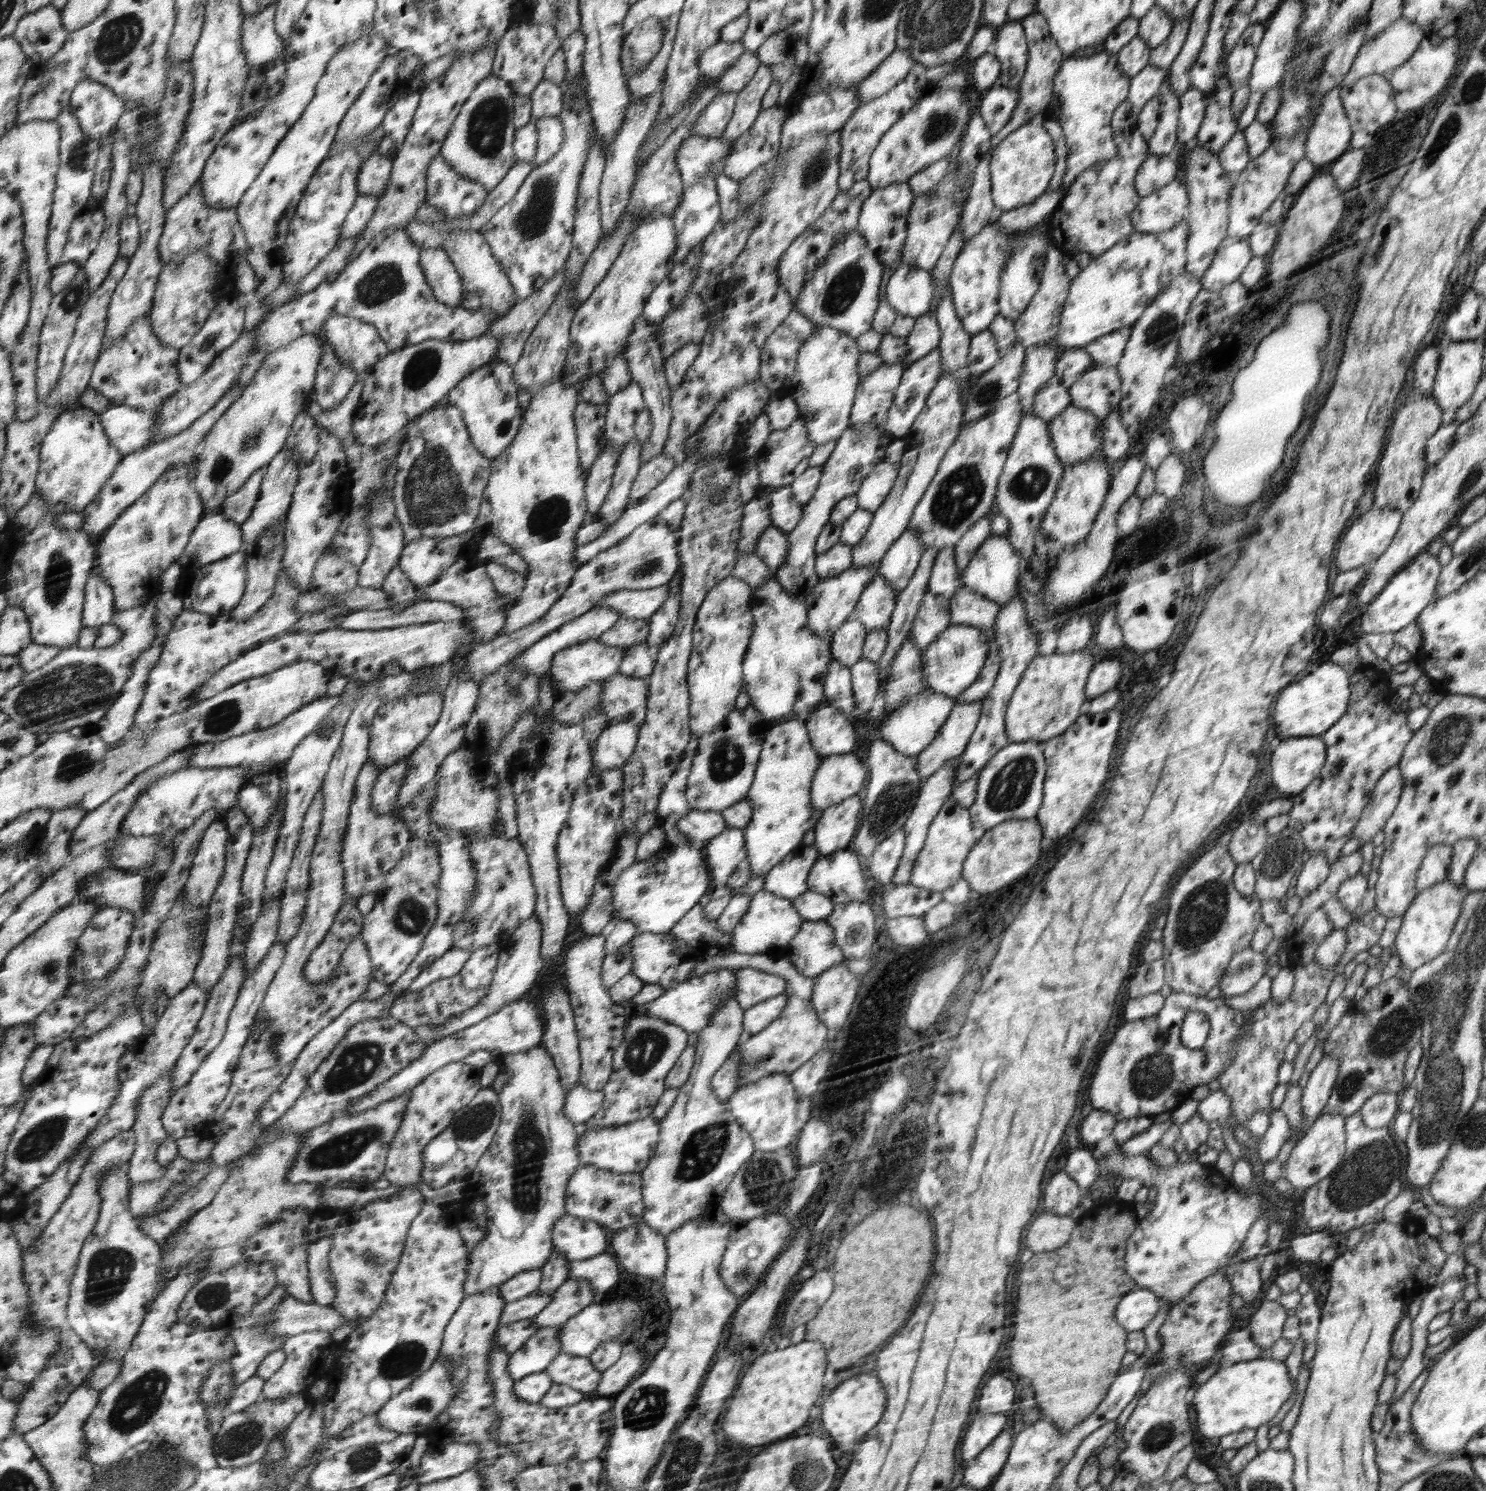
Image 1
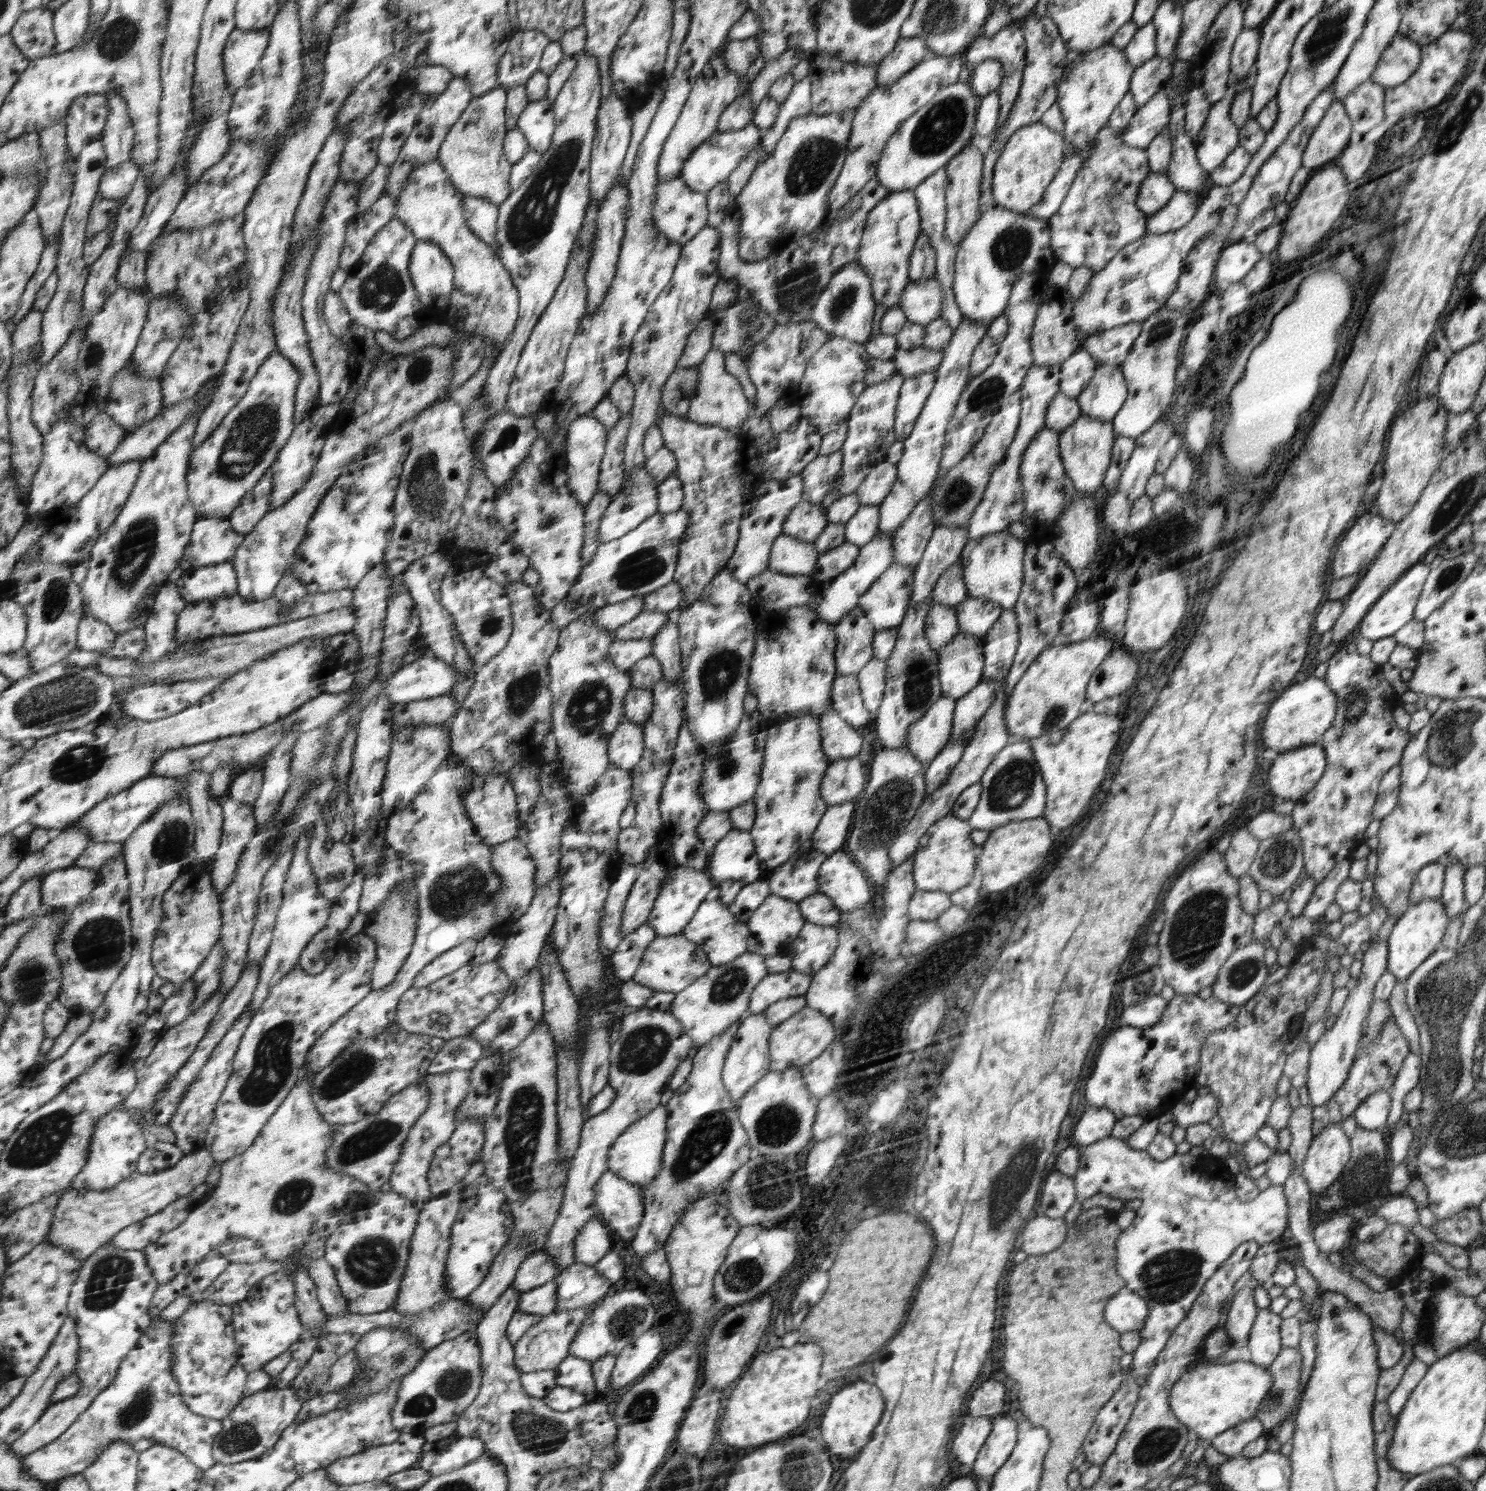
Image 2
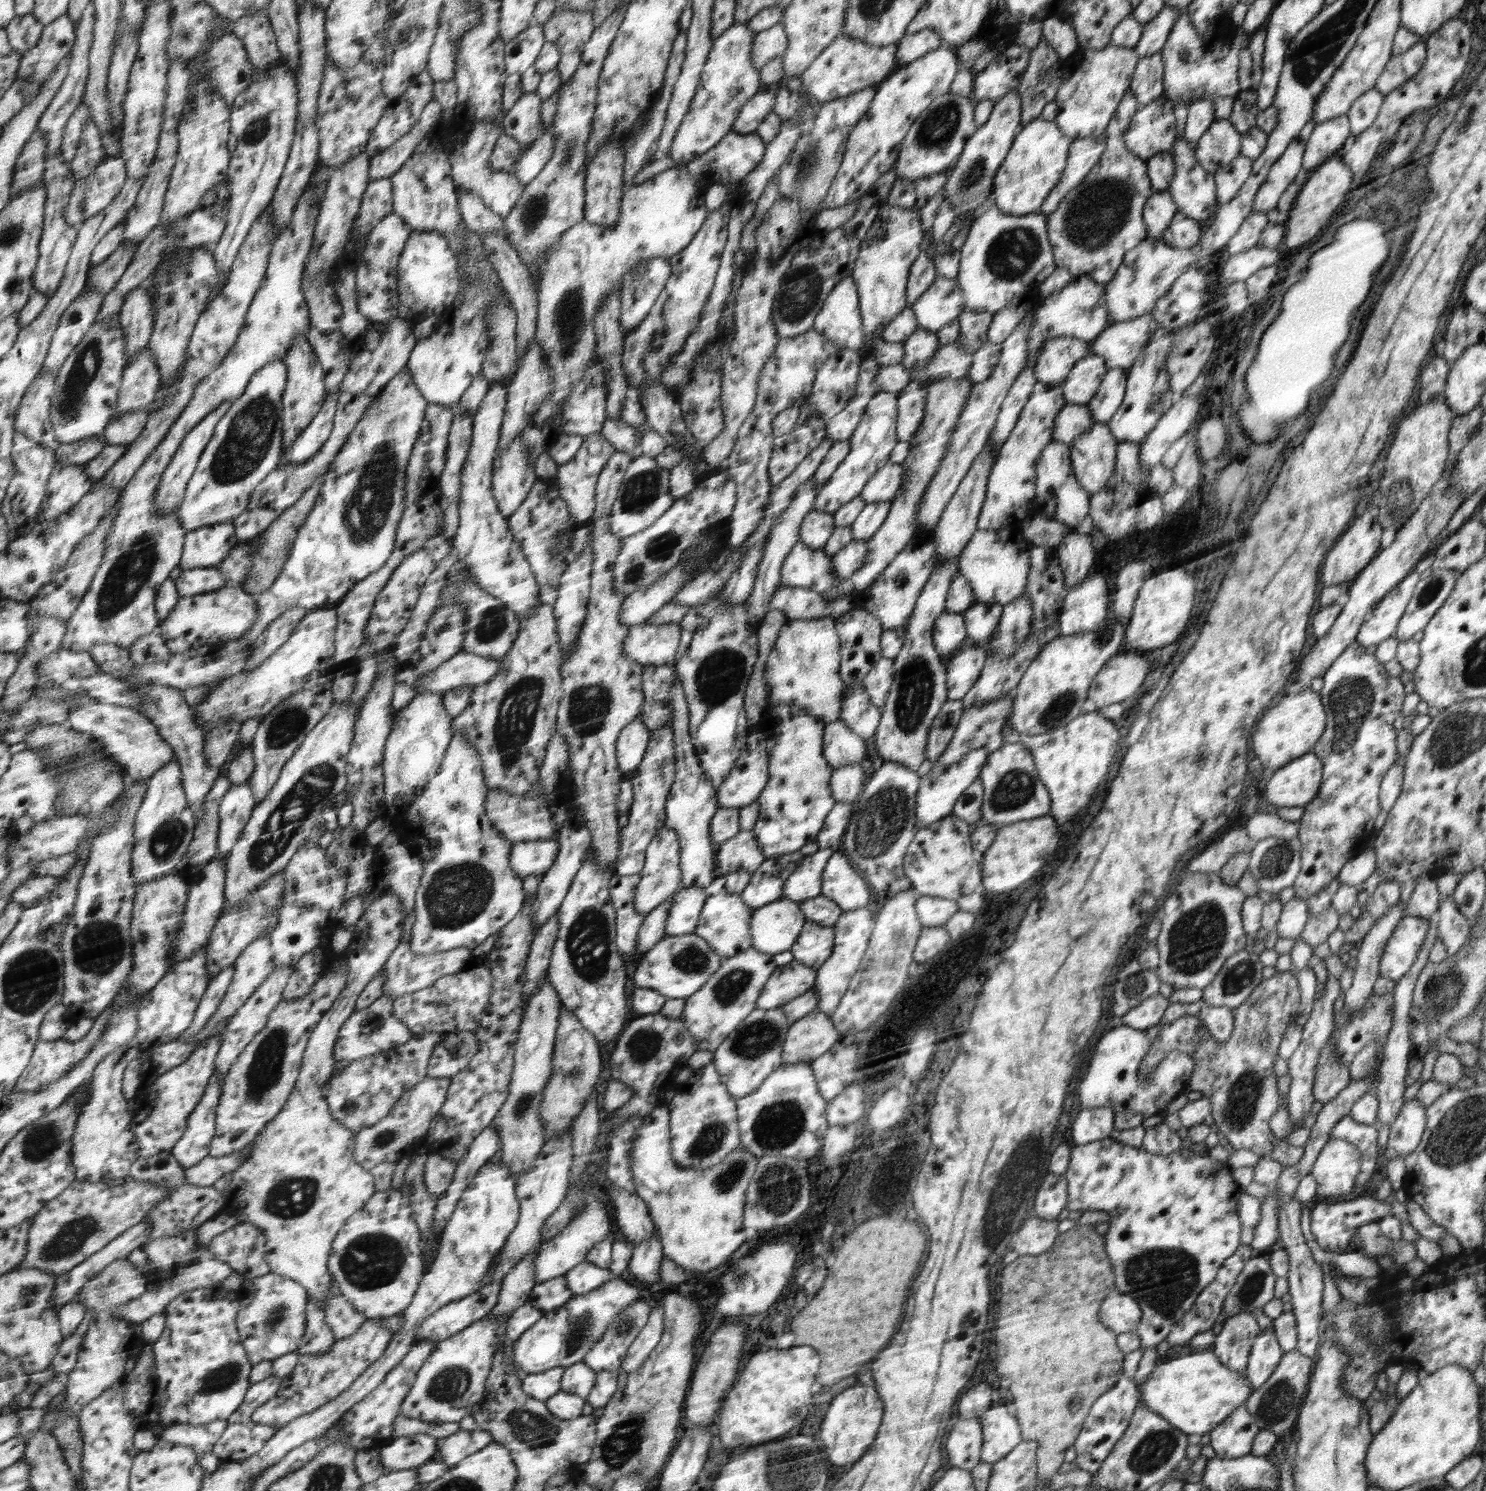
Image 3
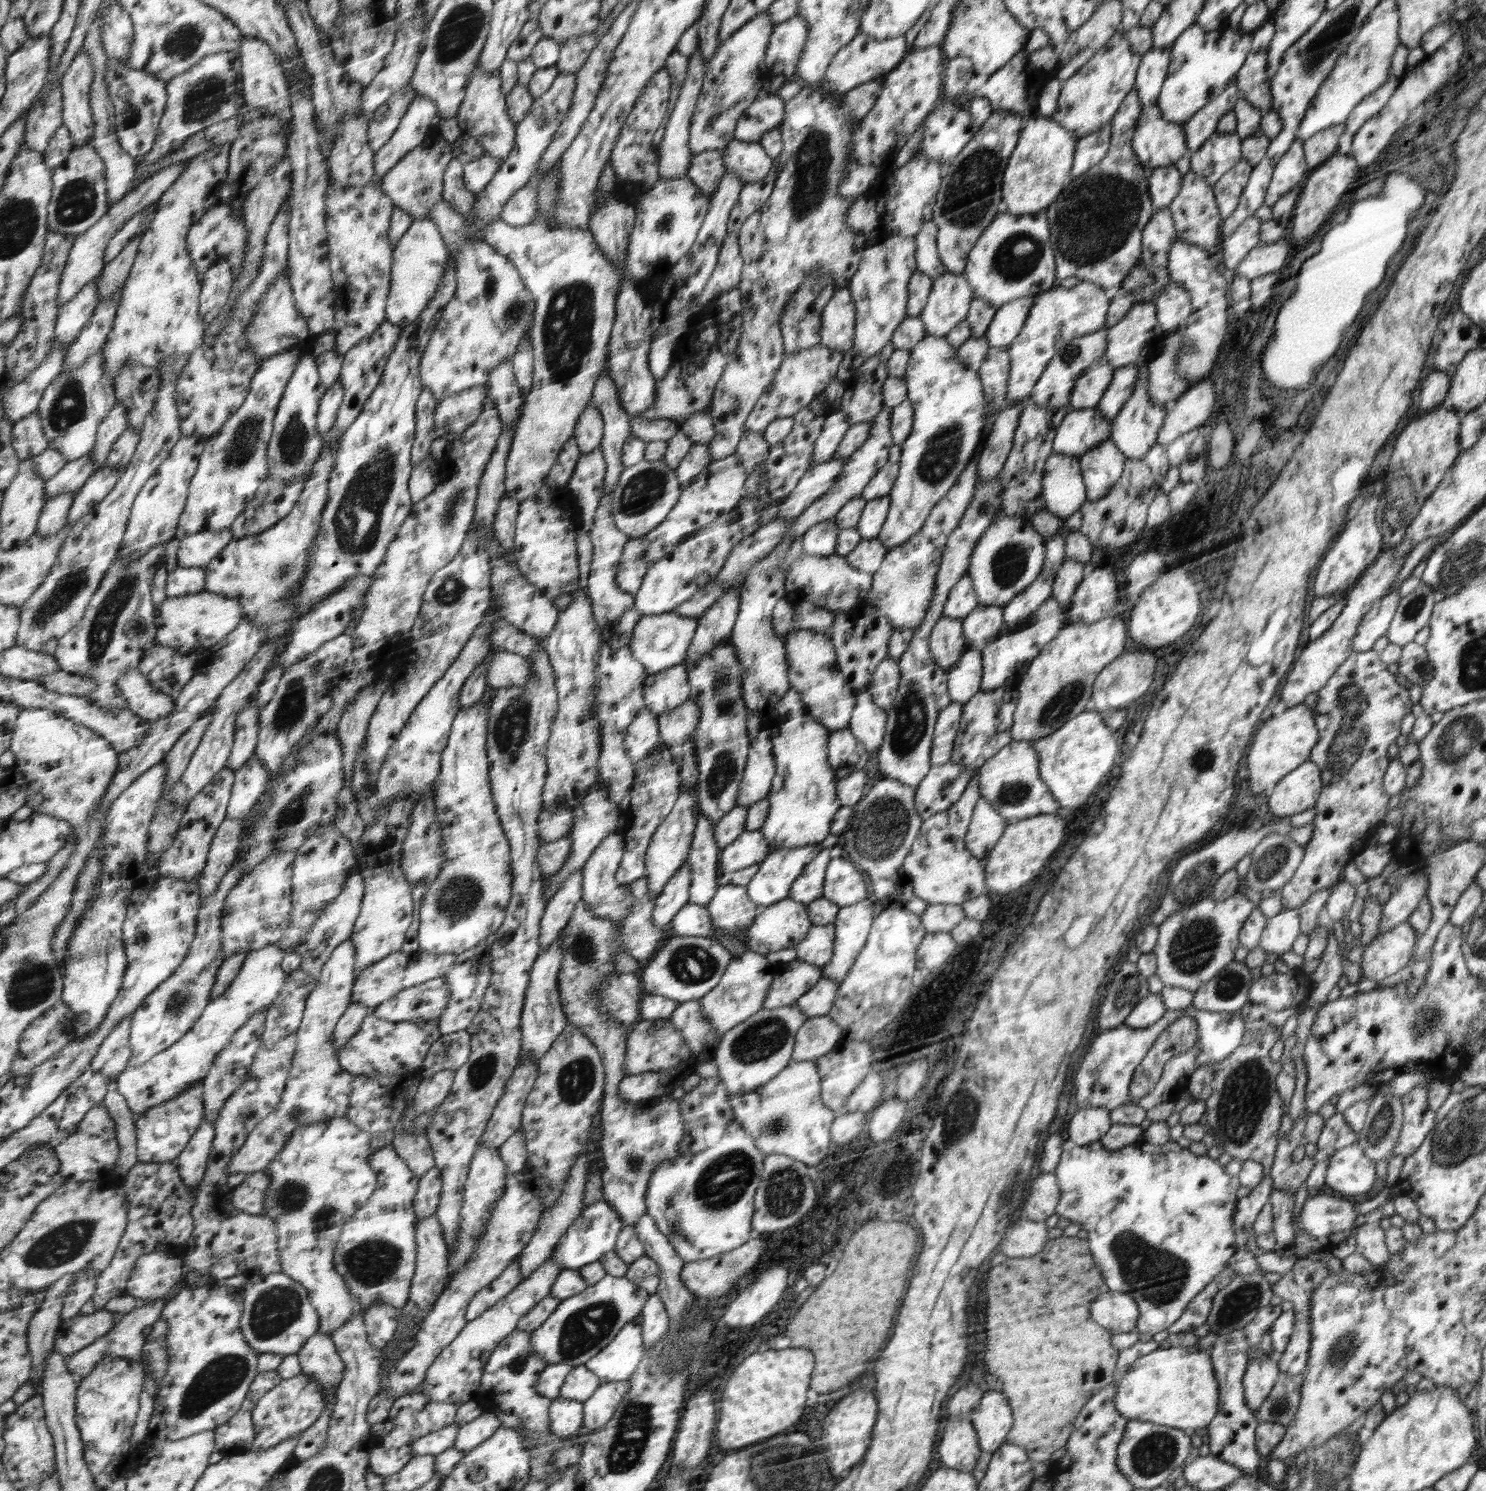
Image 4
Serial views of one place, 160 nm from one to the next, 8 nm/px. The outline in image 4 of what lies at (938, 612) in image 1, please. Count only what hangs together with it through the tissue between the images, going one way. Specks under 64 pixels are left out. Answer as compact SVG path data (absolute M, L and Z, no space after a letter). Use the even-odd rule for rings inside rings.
M939 618L931 634L931 654L936 664L950 673L950 668L959 662L966 650L966 636L963 632L963 622L955 618Z

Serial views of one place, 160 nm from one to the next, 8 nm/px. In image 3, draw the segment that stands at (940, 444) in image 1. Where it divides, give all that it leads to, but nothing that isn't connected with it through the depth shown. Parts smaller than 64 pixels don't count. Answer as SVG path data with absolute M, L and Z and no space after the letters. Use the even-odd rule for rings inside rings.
M965 308L958 316L960 332L956 344L976 351L987 341L992 317L993 312Z

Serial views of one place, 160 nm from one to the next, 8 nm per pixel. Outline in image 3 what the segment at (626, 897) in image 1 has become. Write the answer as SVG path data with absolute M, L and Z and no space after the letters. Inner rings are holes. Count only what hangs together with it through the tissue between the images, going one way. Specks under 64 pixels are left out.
M686 886L673 895L674 902L665 922L666 934L678 937L682 934L694 933L708 898L705 888Z

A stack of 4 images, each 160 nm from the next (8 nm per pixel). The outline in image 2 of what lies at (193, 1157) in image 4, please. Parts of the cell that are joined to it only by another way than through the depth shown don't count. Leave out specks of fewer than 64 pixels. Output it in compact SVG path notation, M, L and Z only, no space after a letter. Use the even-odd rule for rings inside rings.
M249 1006L234 1021L234 1024L228 1029L220 1044L213 1048L212 1054L209 1056L208 1062L202 1067L202 1070L196 1077L196 1082L191 1084L189 1091L185 1094L184 1101L180 1104L180 1108L176 1110L176 1116L170 1123L170 1128L177 1136L178 1147L182 1148L186 1154L196 1153L205 1147L205 1139L208 1126L214 1119L214 1110L218 1105L219 1098L222 1096L224 1087L228 1078L234 1070L232 1063L236 1054L241 1038L245 1033L246 1027L250 1024L253 1017L253 1010Z

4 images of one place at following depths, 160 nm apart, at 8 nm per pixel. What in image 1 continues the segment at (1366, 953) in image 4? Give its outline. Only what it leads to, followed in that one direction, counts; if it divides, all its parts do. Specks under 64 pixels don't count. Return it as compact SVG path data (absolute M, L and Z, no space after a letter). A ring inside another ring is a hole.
M1447 878L1417 893L1408 911L1403 915L1401 927L1393 942L1394 953L1398 954L1401 966L1406 970L1414 970L1435 959L1445 950L1449 936L1462 912L1462 902L1468 893L1466 887L1456 886L1455 882Z

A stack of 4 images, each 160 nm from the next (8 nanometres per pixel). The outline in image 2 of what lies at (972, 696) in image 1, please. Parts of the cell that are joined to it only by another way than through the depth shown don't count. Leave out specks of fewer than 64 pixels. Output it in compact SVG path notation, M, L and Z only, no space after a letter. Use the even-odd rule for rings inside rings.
M1003 609L995 627L984 635L986 668L984 681L1004 679L1010 673L1018 649L1018 622L1015 610Z

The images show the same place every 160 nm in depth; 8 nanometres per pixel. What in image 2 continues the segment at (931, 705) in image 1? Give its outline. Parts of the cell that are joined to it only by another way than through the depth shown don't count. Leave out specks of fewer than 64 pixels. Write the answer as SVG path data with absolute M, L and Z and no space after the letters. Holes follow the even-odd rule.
M943 696L908 729L906 748L925 766L946 748L954 728L958 700Z

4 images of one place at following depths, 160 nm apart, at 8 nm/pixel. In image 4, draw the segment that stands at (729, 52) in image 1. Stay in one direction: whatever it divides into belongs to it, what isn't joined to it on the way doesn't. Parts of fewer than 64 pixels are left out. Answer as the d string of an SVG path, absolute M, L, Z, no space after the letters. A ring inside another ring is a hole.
M800 15L774 24L771 44L764 57L767 75L783 74L787 81L796 78L797 64L808 34L808 25Z

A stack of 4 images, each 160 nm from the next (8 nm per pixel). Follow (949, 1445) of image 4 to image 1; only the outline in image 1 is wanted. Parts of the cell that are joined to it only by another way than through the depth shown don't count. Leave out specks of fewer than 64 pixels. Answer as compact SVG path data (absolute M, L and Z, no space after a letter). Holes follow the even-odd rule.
M1000 1413L985 1414L972 1420L972 1426L968 1426L968 1434L964 1434L964 1446L962 1446L964 1464L972 1462L998 1437L1006 1428L1006 1420L1008 1418Z

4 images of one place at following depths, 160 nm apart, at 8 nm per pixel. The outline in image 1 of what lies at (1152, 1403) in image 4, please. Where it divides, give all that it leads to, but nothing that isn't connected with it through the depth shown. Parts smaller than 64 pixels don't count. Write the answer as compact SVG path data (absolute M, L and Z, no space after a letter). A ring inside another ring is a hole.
M1270 1355L1232 1366L1221 1366L1204 1384L1195 1384L1189 1402L1196 1410L1198 1432L1210 1439L1217 1439L1244 1429L1257 1429L1276 1416L1280 1406L1292 1398L1296 1381L1290 1383L1288 1368L1282 1360Z

